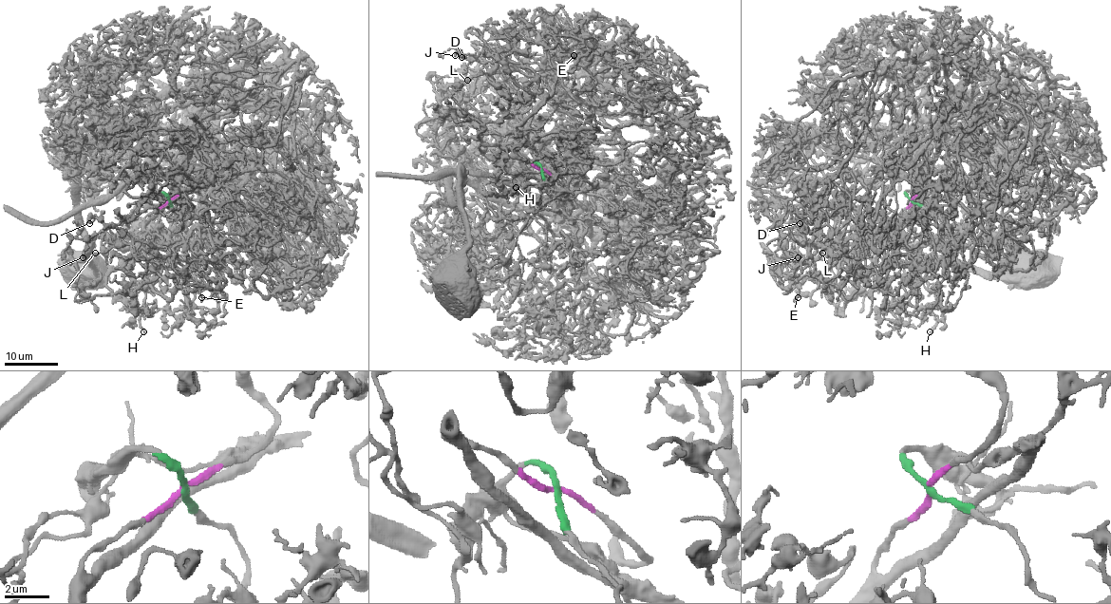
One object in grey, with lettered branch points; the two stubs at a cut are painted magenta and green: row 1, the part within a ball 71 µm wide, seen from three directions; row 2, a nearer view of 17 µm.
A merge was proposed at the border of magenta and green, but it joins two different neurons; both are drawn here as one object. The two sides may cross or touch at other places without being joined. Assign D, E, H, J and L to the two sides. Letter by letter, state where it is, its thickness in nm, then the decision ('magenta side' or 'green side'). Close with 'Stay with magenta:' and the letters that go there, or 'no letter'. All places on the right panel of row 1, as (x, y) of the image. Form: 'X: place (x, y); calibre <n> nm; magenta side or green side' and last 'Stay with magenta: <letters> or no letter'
D: place (800, 223); calibre 340 nm; magenta side
E: place (798, 297); calibre 170 nm; magenta side
H: place (930, 331); calibre 170 nm; green side
J: place (798, 257); calibre 190 nm; magenta side
L: place (822, 253); calibre 180 nm; magenta side
Stay with magenta: D, E, J, L

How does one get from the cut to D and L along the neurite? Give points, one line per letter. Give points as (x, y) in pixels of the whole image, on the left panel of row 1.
D: (168, 200), (145, 217), (142, 250), (145, 281), (170, 298), (170, 255), (126, 243), (96, 217), (89, 223)
L: (168, 200), (145, 217), (142, 250), (145, 281), (170, 298), (170, 255), (135, 240), (94, 253)

